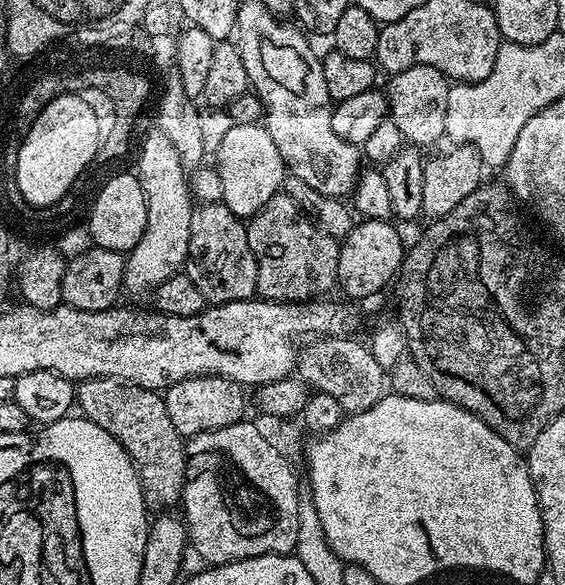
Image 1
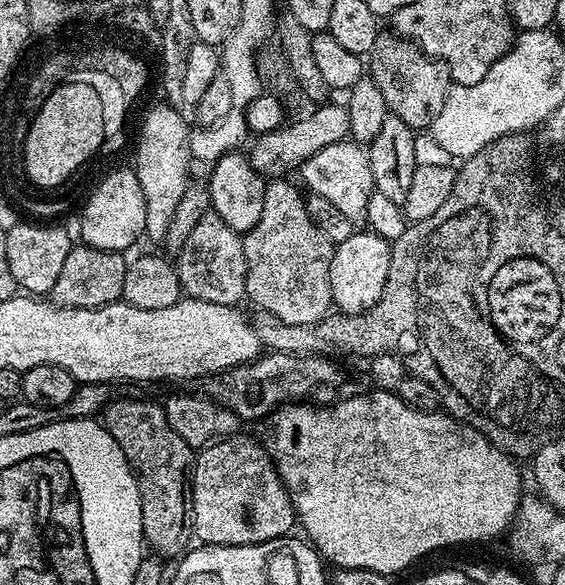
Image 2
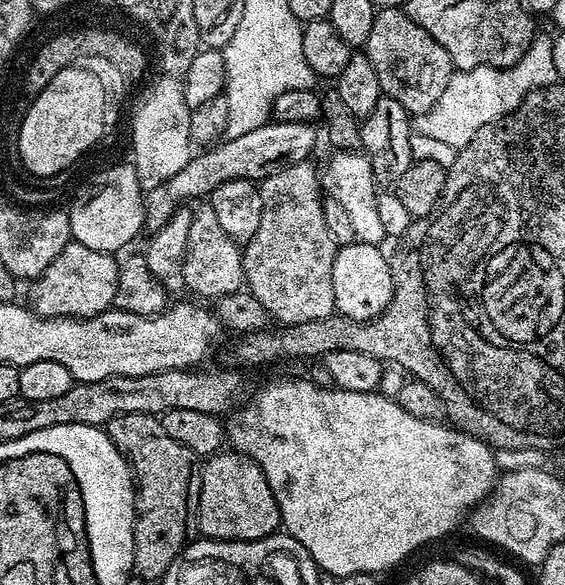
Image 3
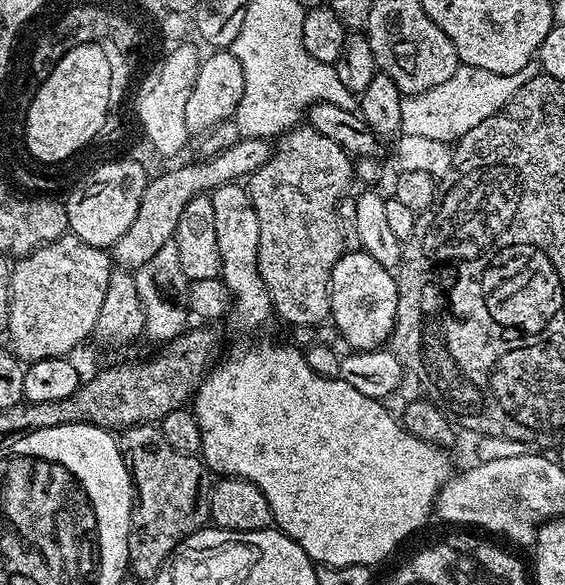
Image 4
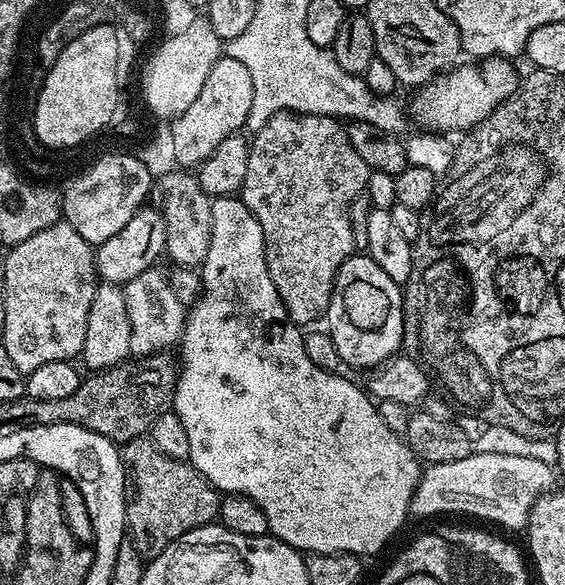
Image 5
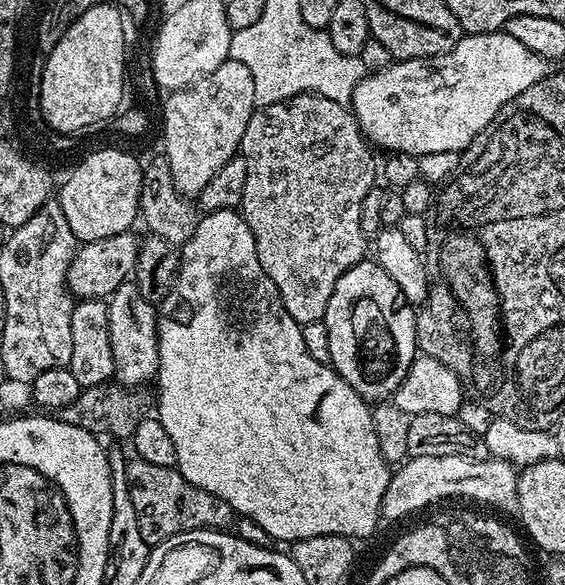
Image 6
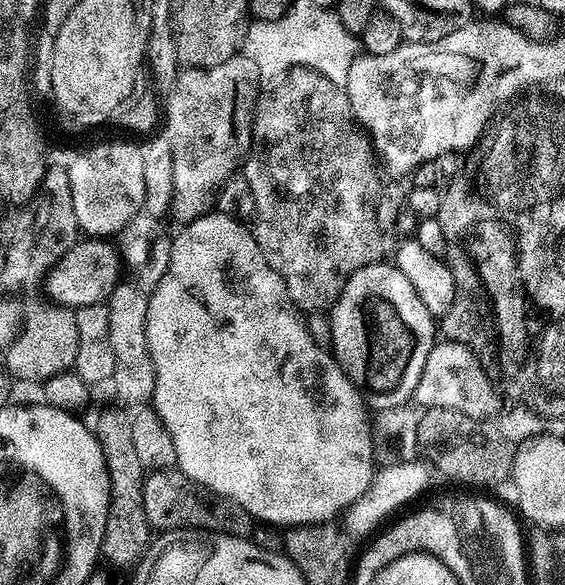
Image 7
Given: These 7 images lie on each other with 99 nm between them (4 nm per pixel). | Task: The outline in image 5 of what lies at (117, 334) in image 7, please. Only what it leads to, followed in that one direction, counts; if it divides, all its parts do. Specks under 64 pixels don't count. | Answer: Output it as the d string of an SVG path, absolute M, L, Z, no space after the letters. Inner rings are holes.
M160 266L142 270L138 278L123 285L123 290L126 298L126 314L130 314L130 353L133 357L153 356L156 352L171 349L183 337L186 306L178 302L178 294L172 289L172 282L167 271L163 272Z

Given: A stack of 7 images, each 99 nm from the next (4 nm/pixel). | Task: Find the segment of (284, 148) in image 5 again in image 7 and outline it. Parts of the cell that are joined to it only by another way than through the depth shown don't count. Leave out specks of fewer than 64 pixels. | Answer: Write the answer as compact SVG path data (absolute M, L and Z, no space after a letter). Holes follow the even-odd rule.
M290 68L273 84L276 85L265 96L263 93L256 101L256 110L252 114L252 147L248 149L248 155L242 164L242 174L246 178L246 182L250 182L250 191L254 194L256 245L262 254L262 258L266 258L266 262L280 275L280 281L284 284L287 299L301 313L320 314L323 308L324 311L331 309L336 299L340 297L340 292L346 286L346 282L355 272L362 270L362 266L377 263L383 257L380 255L384 252L385 237L381 233L376 217L376 200L379 198L382 187L381 173L378 171L378 157L373 149L371 139L356 123L356 117L352 115L348 96L344 93L341 85L330 82L330 78L326 78L309 68Z

